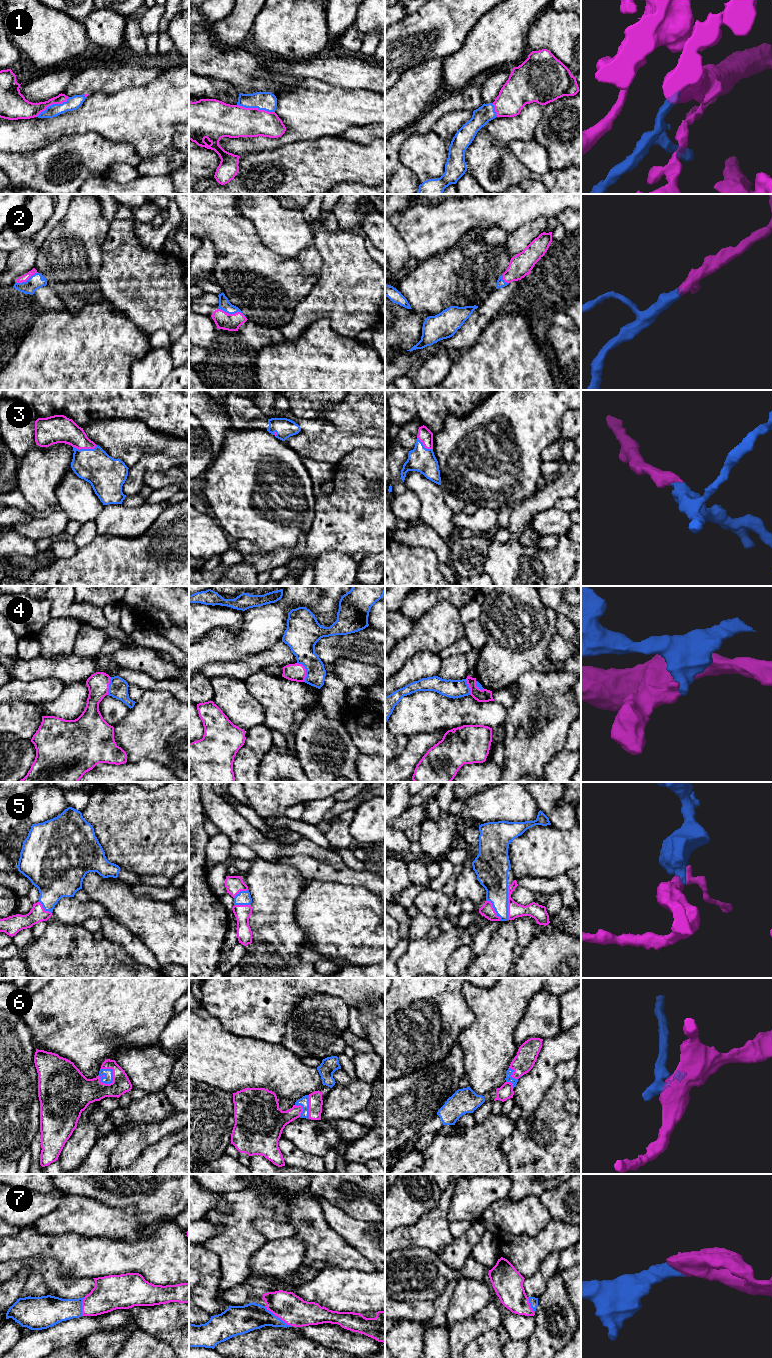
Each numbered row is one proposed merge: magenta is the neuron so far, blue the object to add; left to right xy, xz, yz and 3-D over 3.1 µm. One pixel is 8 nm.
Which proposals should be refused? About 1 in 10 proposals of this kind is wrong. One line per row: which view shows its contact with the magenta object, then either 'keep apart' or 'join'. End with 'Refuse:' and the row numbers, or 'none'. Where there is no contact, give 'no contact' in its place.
1: xz | join
2: xz | join
3: xy | join
4: xz | keep apart
5: yz | join
6: xy | join
7: xz | join
Refuse: 4

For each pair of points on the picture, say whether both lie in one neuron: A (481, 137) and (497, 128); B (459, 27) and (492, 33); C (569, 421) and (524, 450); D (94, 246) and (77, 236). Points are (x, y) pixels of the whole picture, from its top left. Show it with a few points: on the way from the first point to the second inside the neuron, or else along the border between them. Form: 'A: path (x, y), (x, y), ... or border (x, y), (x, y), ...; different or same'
A: border (484, 126), (493, 142), (507, 146); different
B: border (486, 12), (470, 30), (459, 50); different
C: border (570, 409), (562, 417), (561, 436), (559, 438); different
D: path (90, 246), (87, 246), (81, 240); same

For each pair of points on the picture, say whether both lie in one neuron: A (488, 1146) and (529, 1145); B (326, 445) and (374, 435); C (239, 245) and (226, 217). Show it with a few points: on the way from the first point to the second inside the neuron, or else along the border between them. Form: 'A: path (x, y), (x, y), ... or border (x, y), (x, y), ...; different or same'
A: border (514, 1126), (502, 1142), (507, 1163); different
B: path (338, 443), (362, 439); same
C: path (234, 238), (226, 228), (226, 224); same

